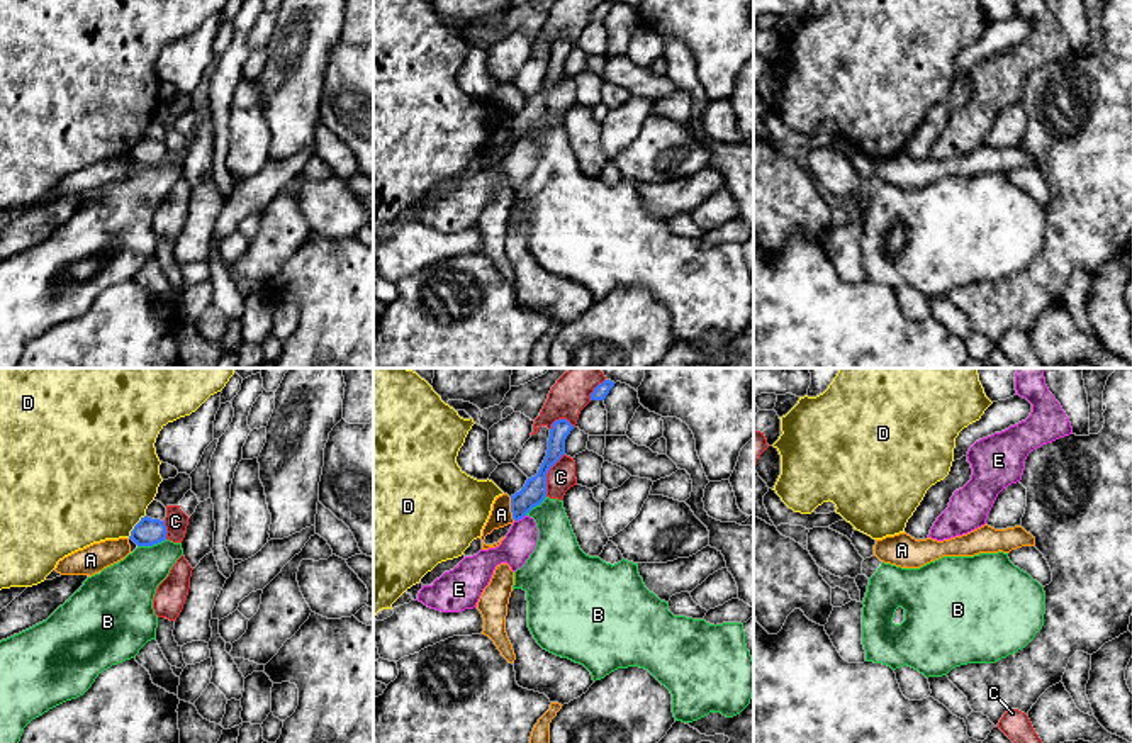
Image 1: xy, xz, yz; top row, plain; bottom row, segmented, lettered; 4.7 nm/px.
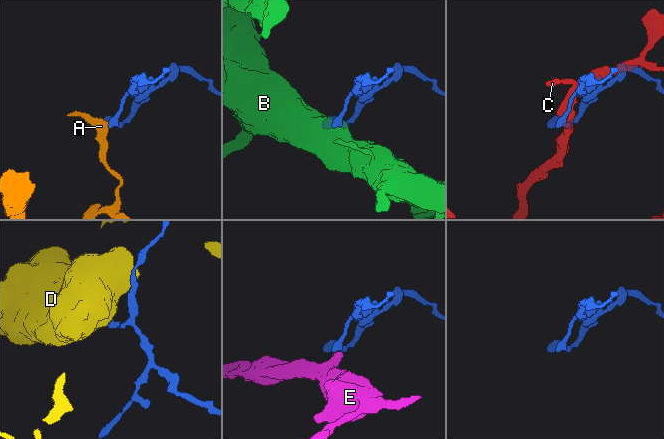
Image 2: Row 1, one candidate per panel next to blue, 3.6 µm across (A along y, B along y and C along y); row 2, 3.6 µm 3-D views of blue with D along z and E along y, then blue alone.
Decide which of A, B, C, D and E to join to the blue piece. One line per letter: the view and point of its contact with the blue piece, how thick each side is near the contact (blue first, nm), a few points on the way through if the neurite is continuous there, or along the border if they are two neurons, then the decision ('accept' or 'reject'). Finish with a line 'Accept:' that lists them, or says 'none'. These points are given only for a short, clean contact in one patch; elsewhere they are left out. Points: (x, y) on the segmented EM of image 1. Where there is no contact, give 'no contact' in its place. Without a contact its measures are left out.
A: meets blue in xz at (511, 509); 120 nm thick on the blue side, 100 nm on the other; border along xz (509, 497), (509, 511), (515, 519); reject
B: meets blue in xy at (151, 545); 130 nm thick on the blue side, 260 nm on the other; reject
C: meets blue in xz at (545, 475); 120 nm thick on the blue side, 140 nm on the other; reject
D: meets blue in xy at (134, 526); 130 nm thick on the blue side, 500 nm on the other; reject
E: meets blue in xz at (520, 518); 120 nm thick on the blue side, 150 nm on the other; border along xz (525, 514), (515, 521); reject
Accept: none

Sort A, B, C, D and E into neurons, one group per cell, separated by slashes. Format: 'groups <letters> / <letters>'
groups A / B / C / D / E

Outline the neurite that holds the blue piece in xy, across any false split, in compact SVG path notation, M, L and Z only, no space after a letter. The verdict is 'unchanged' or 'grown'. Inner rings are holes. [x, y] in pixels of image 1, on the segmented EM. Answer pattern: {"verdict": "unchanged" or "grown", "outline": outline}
{"verdict": "unchanged", "outline": "M148 516L141 517L141 521L131 531L131 539L137 546L153 546L166 539L166 526L165 521L151 519Z"}

